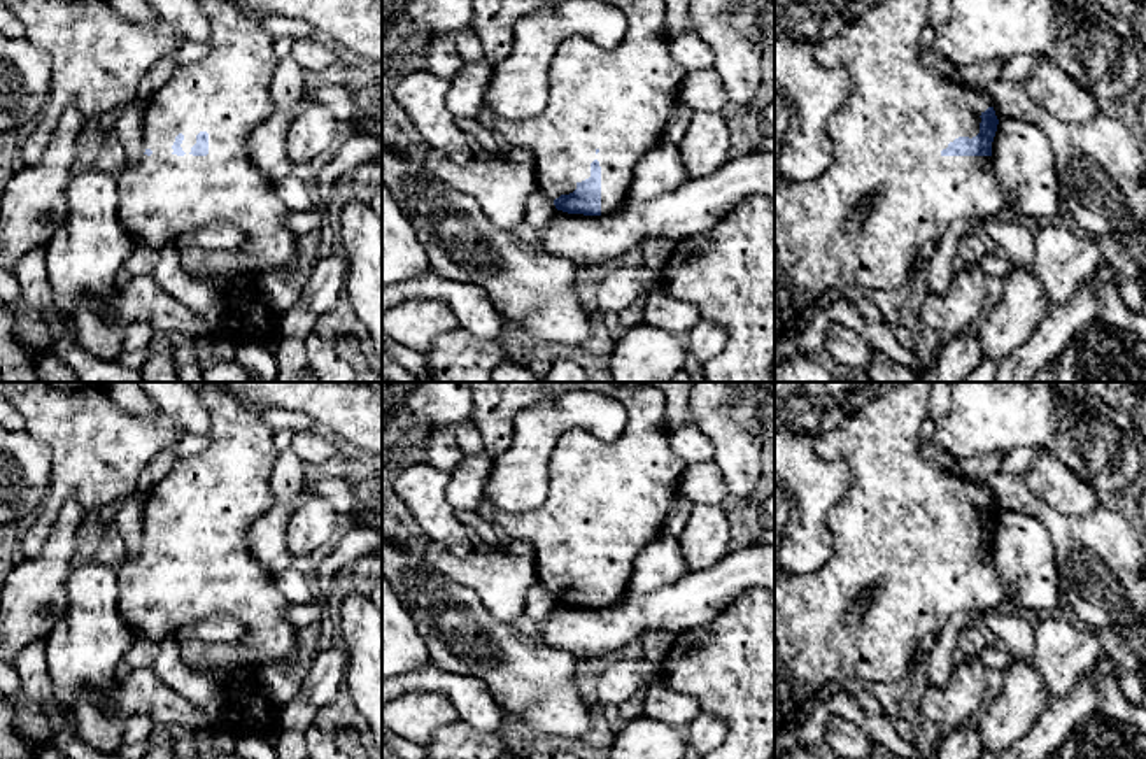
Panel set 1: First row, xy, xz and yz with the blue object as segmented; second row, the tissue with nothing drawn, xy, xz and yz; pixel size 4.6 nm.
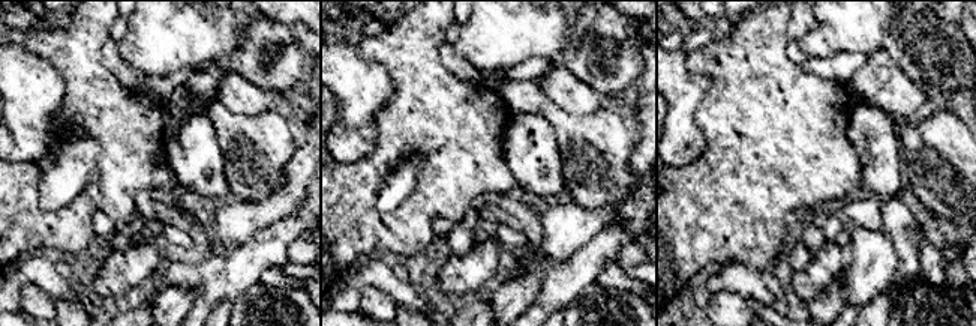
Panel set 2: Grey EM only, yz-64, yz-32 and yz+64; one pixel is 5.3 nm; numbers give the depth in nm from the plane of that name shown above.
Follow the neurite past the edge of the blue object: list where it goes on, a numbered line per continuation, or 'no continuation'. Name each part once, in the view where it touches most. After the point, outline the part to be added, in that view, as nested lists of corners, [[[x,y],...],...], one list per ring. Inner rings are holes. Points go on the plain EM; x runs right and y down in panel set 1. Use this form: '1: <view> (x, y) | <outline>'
1: xy (162, 589) | [[[216,384],[196,386],[196,394],[210,415],[210,445],[198,456],[177,458],[168,475],[145,494],[142,547],[137,556],[124,556],[117,570],[117,608],[137,635],[145,635],[156,645],[172,631],[207,617],[231,615],[242,621],[247,631],[230,645],[245,659],[231,670],[223,726],[233,734],[261,734],[277,727],[277,715],[258,670],[268,663],[293,664],[300,659],[298,629],[286,621],[289,603],[249,549],[252,522],[275,505],[270,484],[279,458],[275,429],[261,421],[259,408]],[[200,524],[209,526],[207,549],[191,547]]]

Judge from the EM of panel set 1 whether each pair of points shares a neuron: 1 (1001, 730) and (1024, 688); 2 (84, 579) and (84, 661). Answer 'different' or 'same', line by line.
1: same
2: same

